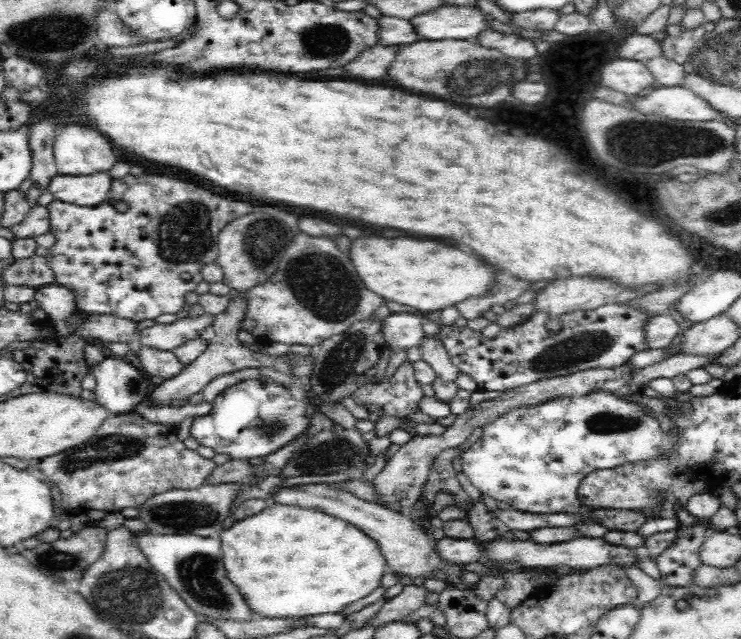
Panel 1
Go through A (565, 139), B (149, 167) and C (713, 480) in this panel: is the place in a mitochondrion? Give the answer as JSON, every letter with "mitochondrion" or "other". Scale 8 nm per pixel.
{"A":"other","B":"other","C":"other"}

